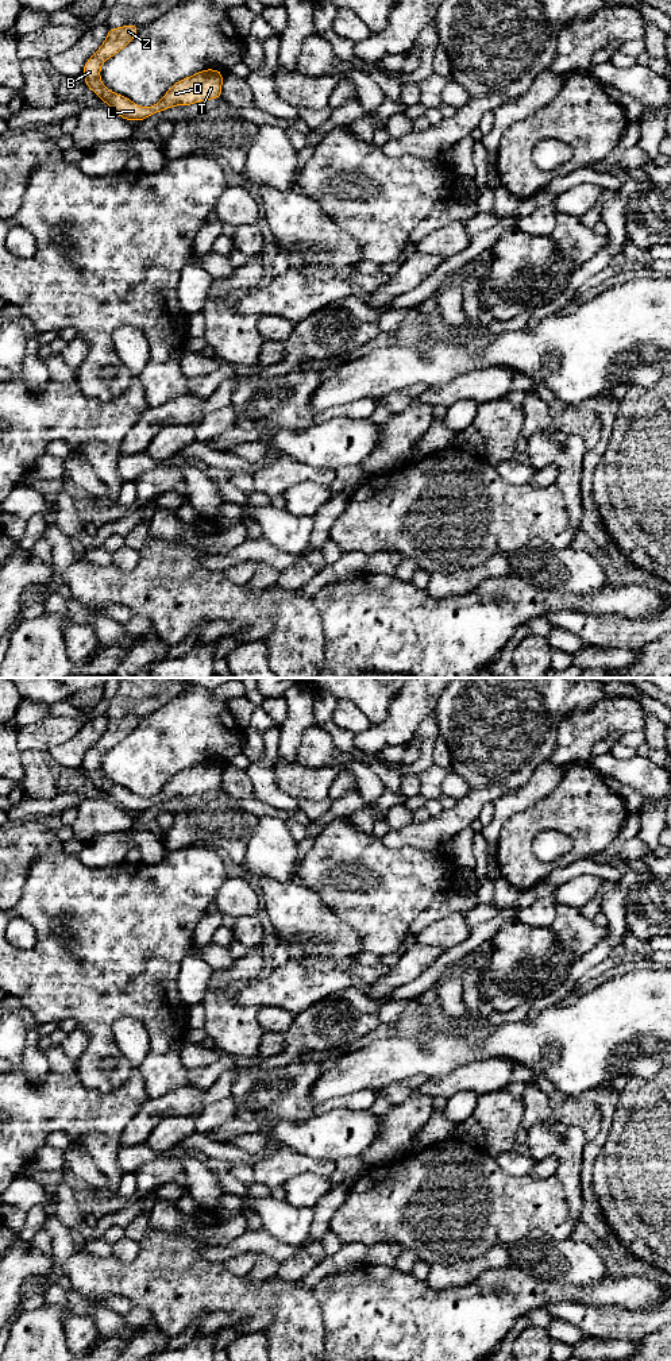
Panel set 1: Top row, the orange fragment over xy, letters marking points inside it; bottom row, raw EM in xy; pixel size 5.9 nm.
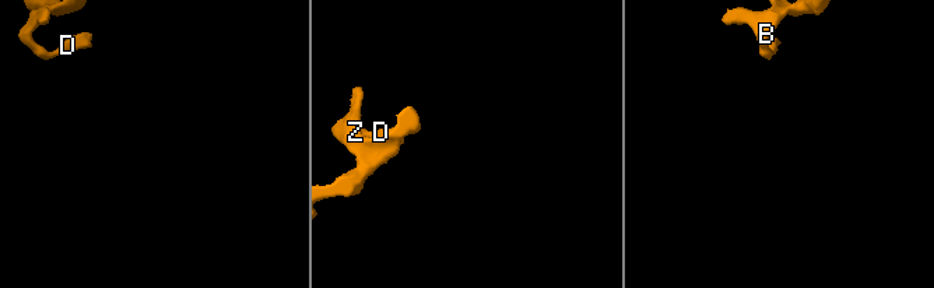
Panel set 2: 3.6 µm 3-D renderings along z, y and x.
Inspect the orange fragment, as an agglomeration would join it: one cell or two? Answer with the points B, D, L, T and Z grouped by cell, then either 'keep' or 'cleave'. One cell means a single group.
B D L T Z; keep

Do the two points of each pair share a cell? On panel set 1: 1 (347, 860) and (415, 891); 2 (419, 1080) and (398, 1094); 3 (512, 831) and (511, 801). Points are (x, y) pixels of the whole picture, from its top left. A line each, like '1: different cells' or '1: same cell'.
1: same cell
2: same cell
3: different cells

